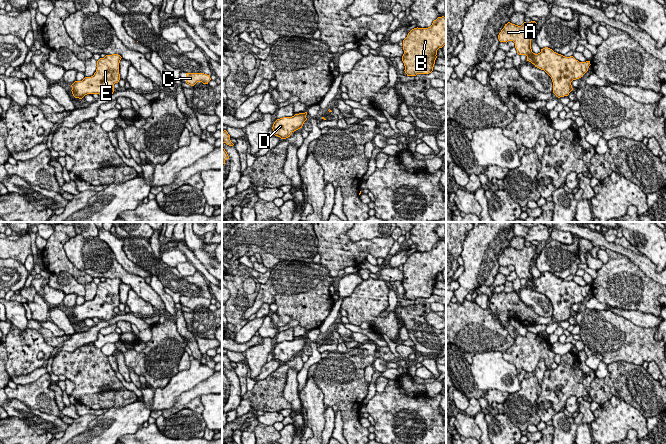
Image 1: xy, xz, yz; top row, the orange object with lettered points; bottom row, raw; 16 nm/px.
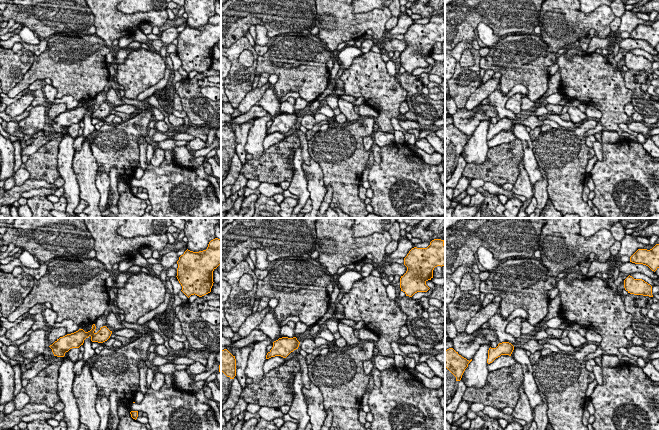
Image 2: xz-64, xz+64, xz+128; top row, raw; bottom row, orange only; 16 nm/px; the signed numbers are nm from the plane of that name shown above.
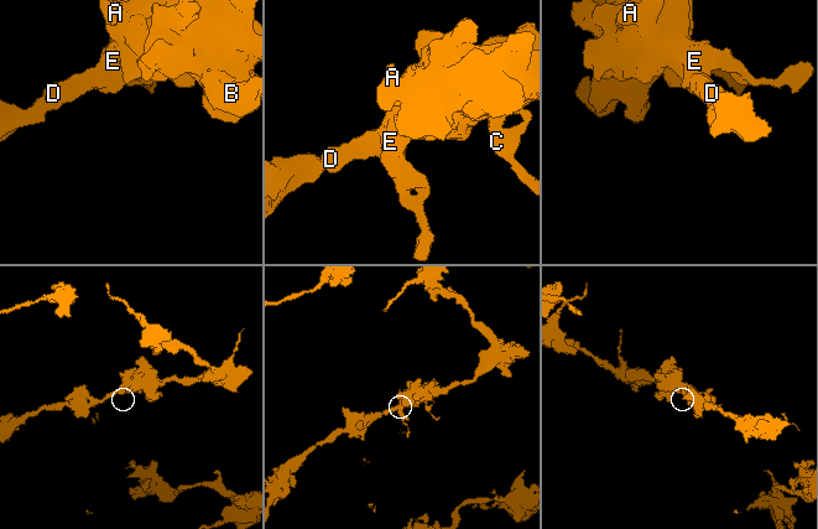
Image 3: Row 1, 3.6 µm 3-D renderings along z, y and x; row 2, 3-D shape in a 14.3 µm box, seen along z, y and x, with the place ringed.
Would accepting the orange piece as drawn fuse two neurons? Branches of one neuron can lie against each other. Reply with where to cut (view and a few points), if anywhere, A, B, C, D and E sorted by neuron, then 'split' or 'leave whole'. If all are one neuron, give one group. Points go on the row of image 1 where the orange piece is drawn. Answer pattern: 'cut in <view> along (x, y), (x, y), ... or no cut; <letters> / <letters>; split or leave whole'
no cut; A B C D E; leave whole

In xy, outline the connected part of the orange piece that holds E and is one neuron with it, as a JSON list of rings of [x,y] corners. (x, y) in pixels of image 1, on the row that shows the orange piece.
[[[118,54],[106,55],[97,61],[97,69],[93,76],[85,77],[82,81],[75,81],[72,94],[82,99],[87,94],[99,94],[101,97],[110,97],[114,92],[114,84],[120,80]]]

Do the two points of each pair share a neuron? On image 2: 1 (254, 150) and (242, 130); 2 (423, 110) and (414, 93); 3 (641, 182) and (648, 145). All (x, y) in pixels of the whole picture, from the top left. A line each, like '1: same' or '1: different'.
1: different
2: same
3: different

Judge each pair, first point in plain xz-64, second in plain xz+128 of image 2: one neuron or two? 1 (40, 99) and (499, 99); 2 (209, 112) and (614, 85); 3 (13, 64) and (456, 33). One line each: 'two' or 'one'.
1: one
2: two
3: two

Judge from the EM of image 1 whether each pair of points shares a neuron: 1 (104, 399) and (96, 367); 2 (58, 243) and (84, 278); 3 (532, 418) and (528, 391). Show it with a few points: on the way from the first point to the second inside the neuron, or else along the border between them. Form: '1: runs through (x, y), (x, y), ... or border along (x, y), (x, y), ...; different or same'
1: runs through (96, 393), (96, 375); same
2: runs through (58, 253), (58, 256), (74, 271); same
3: runs through (528, 411), (528, 398); same

